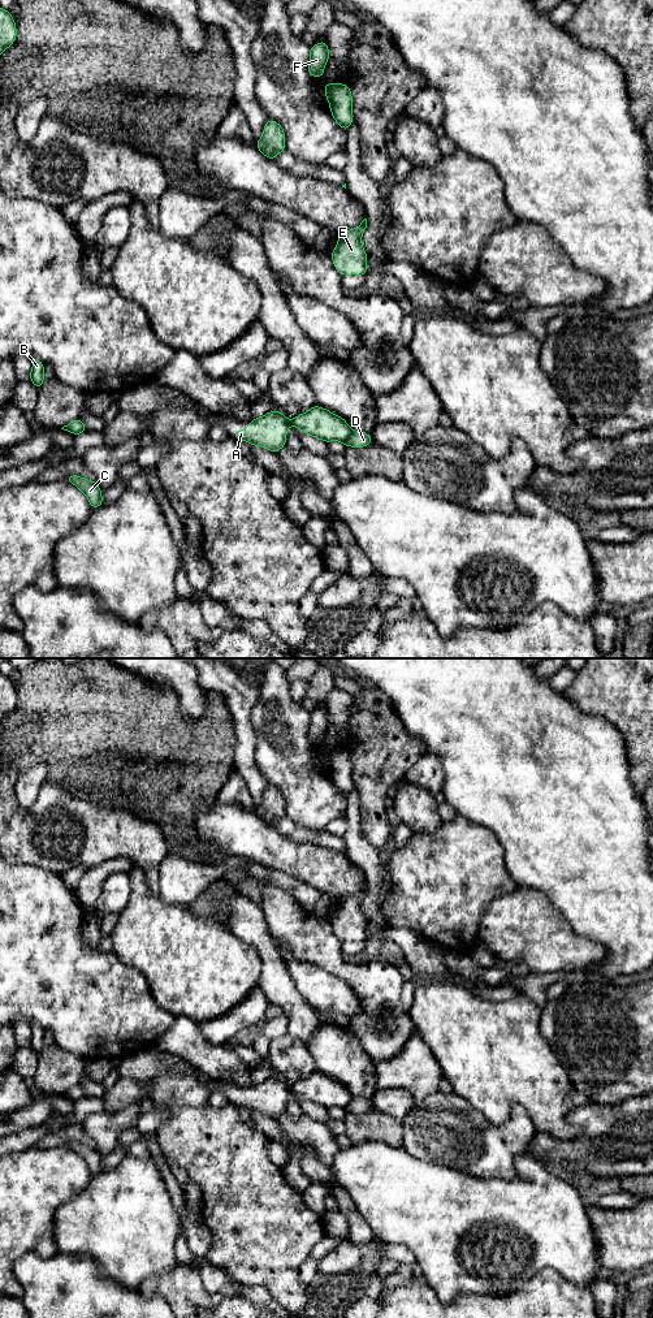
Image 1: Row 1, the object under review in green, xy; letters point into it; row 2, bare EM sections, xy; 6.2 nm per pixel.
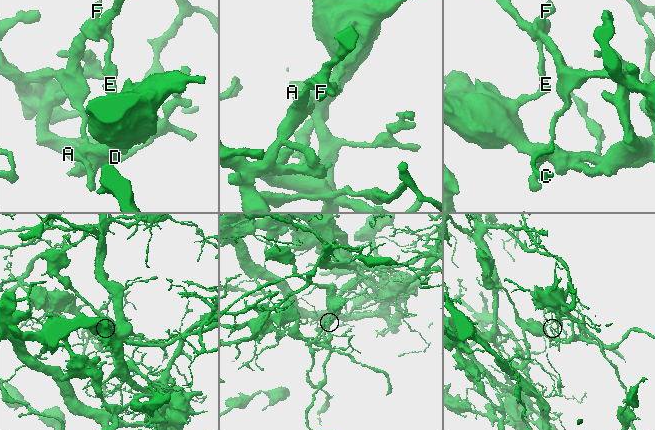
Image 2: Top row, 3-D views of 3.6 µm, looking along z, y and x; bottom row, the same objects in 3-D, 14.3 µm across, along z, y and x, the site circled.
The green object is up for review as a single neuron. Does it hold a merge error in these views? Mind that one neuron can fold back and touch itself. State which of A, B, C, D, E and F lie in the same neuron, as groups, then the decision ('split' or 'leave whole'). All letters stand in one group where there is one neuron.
A E F / B C D; split

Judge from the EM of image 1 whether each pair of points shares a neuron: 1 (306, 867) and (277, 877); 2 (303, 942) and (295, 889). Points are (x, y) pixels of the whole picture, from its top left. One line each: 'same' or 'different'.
1: different
2: different

